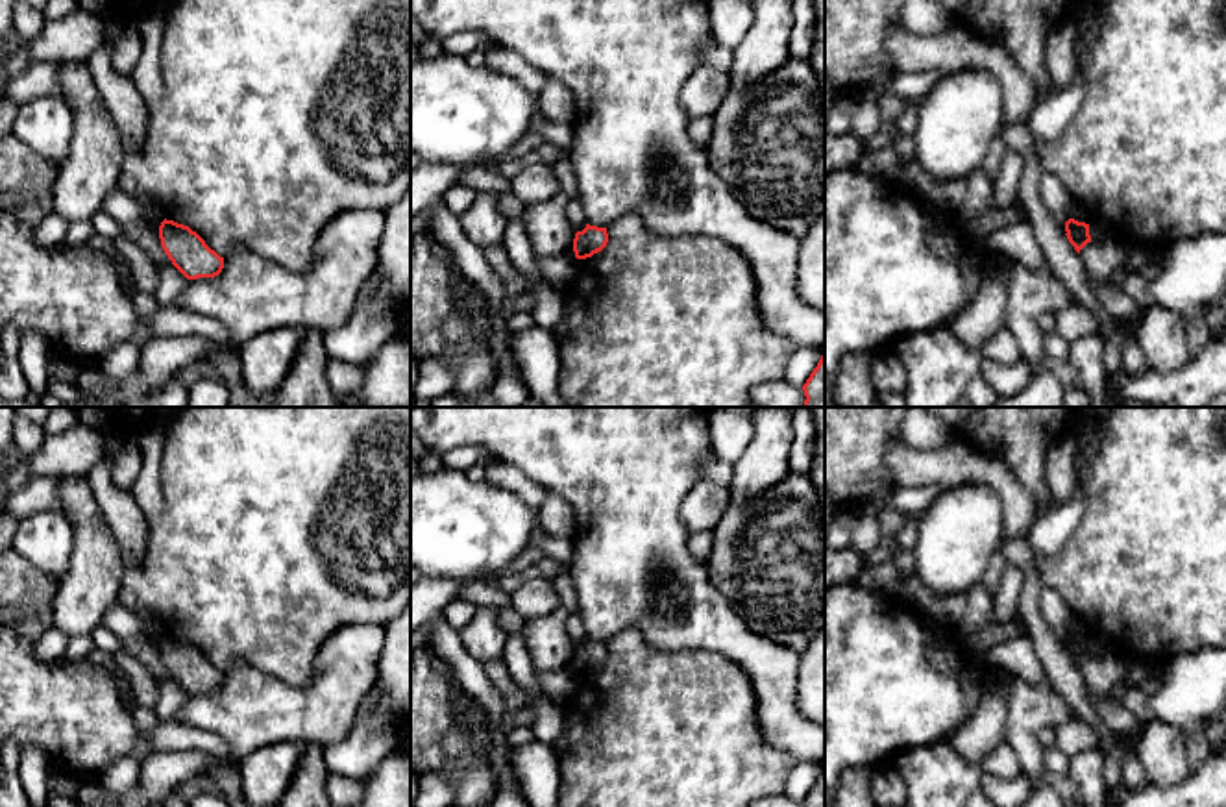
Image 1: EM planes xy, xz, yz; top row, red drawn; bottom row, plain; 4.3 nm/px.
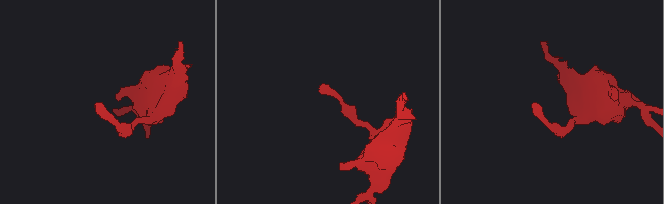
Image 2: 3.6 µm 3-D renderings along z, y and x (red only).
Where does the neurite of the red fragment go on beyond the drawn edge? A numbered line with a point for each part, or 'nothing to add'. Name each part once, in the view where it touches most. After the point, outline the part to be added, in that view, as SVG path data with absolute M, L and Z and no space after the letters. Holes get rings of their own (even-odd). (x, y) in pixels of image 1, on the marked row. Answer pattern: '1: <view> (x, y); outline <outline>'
nothing to add

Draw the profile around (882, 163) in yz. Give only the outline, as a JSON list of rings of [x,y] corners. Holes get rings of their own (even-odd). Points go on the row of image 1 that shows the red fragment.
[[[893,146],[878,150],[867,148],[858,163],[858,168],[869,178],[897,180],[899,159]]]

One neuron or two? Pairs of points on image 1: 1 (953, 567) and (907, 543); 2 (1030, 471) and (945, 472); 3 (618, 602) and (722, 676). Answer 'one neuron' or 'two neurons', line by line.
1: one neuron
2: two neurons
3: two neurons

